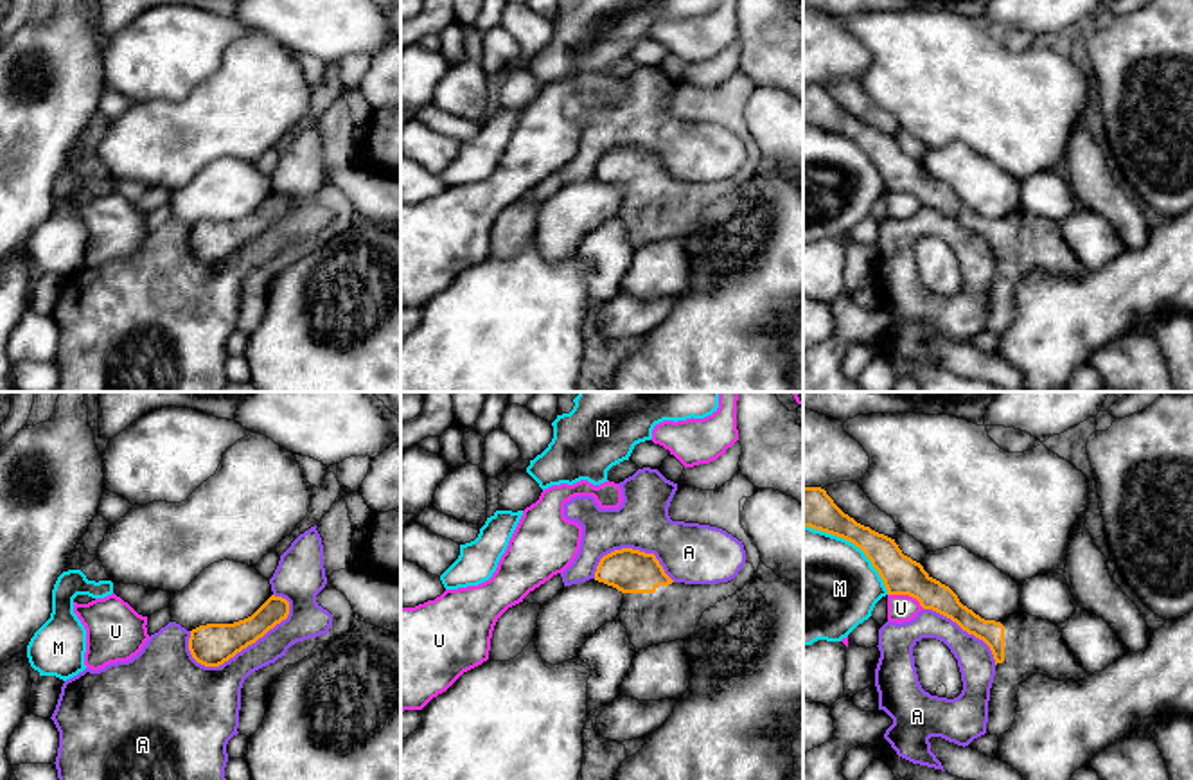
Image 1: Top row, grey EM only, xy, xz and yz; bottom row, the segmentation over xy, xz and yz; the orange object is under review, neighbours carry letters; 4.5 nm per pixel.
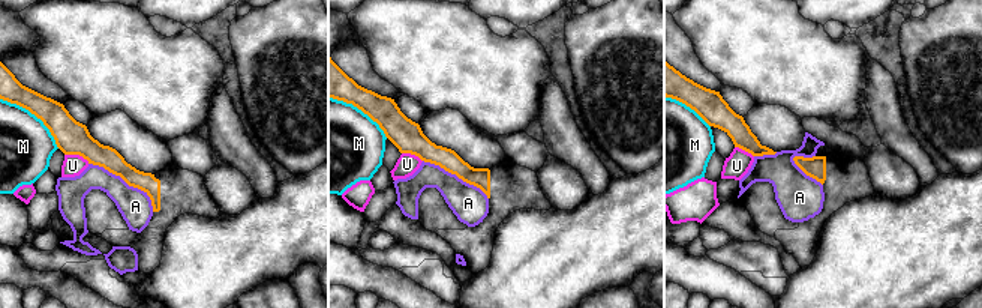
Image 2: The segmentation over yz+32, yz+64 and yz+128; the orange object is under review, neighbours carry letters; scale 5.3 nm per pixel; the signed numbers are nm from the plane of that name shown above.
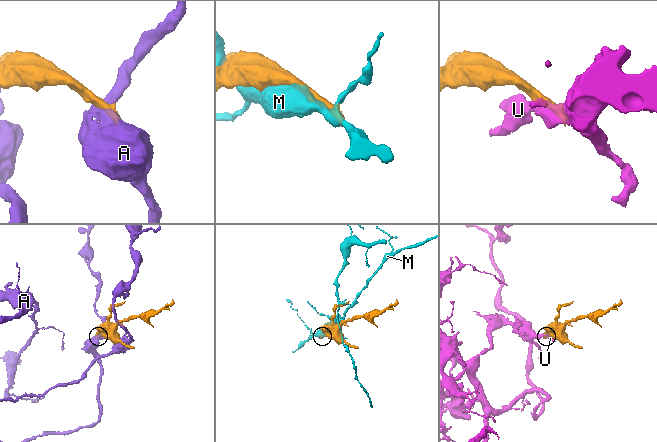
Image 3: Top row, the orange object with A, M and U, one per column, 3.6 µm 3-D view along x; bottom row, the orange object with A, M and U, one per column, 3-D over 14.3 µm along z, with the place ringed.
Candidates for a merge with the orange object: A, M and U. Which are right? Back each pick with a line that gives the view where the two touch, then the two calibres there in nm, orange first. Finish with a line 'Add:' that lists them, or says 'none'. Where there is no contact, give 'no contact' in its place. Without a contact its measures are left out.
Add: none

